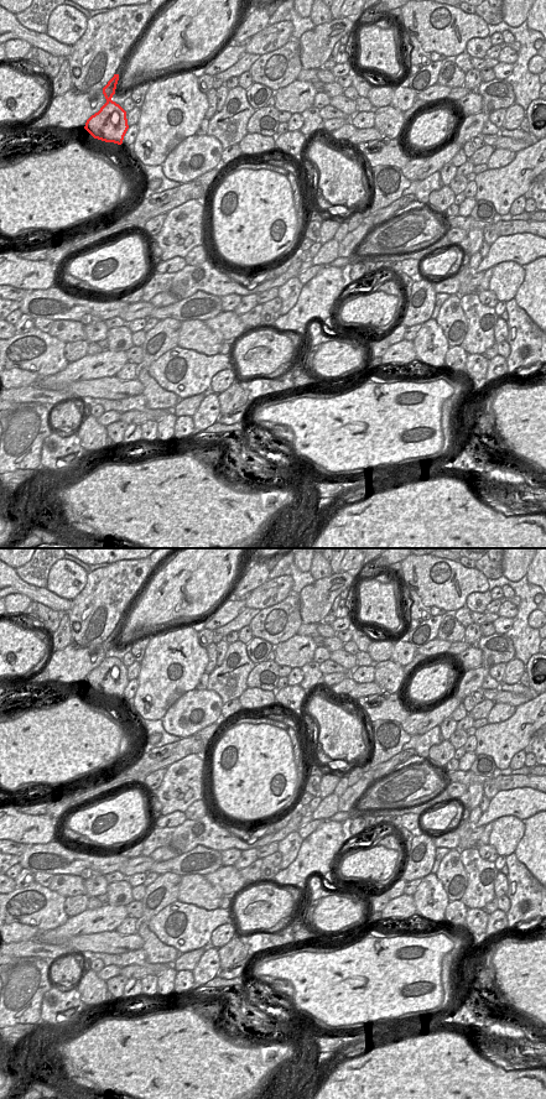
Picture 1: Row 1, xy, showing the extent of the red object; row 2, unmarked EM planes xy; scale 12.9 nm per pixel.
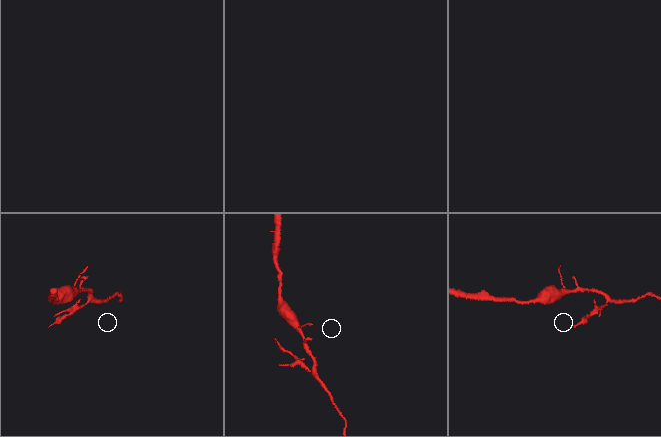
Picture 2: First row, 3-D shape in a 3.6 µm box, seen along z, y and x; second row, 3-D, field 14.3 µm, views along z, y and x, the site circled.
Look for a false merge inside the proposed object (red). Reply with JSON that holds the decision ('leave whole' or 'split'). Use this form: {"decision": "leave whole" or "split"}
{"decision": "leave whole"}

